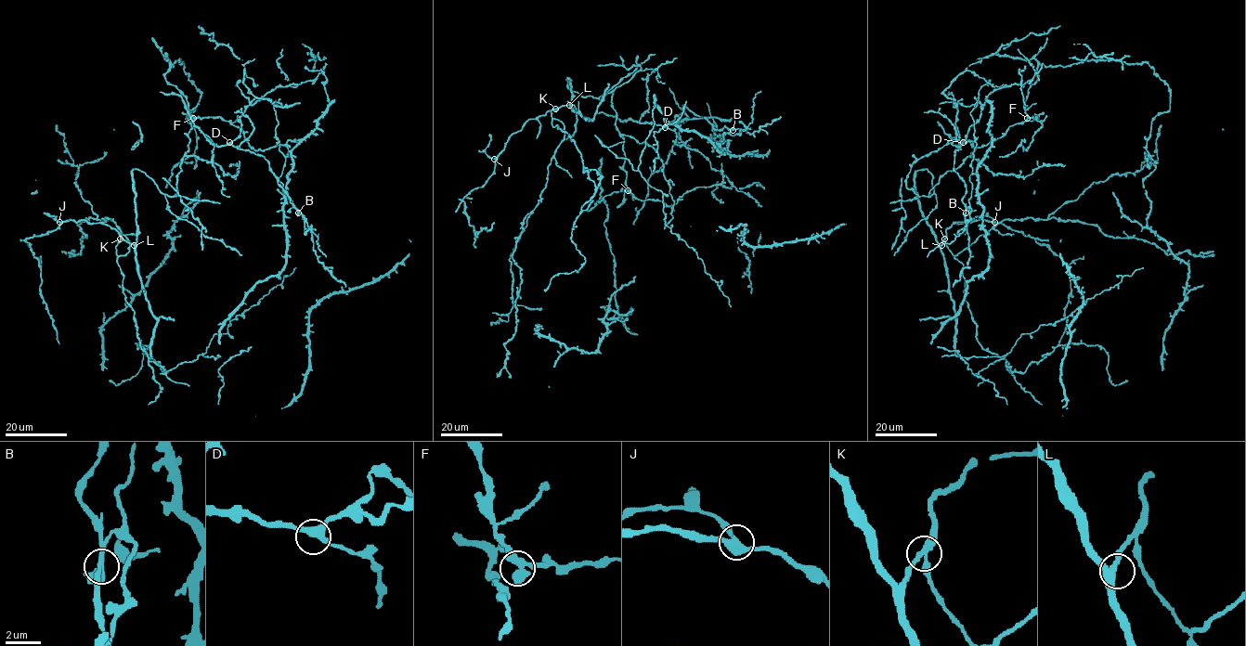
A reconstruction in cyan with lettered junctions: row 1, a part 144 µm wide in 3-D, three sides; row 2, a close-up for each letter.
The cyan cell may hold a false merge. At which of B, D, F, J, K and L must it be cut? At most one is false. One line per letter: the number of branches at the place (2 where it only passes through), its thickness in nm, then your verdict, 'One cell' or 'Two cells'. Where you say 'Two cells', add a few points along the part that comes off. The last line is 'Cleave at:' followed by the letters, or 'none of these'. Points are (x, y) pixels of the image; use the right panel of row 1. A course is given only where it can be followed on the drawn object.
B: Branches: 3. Thickness 380 nm. Two cells. Course of the part to remove: (966, 213), (971, 191), (969, 177), (976, 145), (970, 112), (977, 103), (966, 106), (955, 102), (939, 103)
D: Branches: 3. Thickness 360 nm. One cell
F: Branches: 3. Thickness 360 nm. One cell
J: Branches: 3. Thickness 400 nm. One cell
K: Branches: 3. Thickness 360 nm. One cell
L: Branches: 3. Thickness 360 nm. One cell
Cleave at: B

